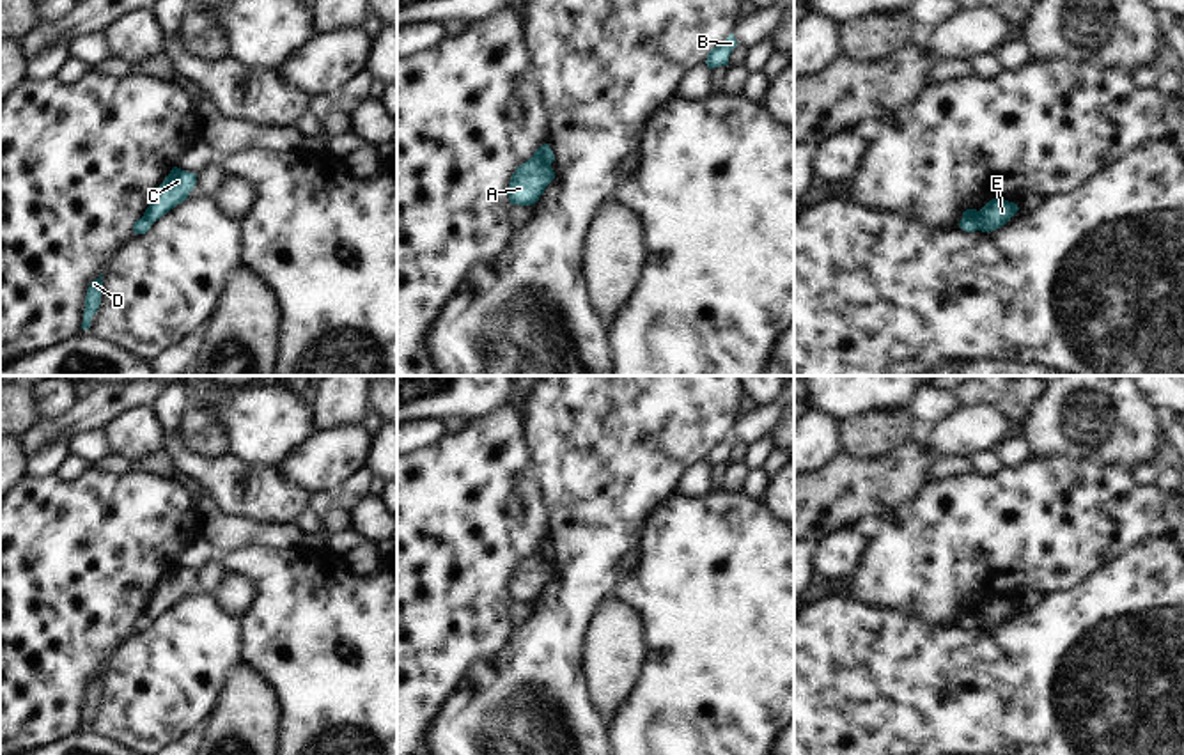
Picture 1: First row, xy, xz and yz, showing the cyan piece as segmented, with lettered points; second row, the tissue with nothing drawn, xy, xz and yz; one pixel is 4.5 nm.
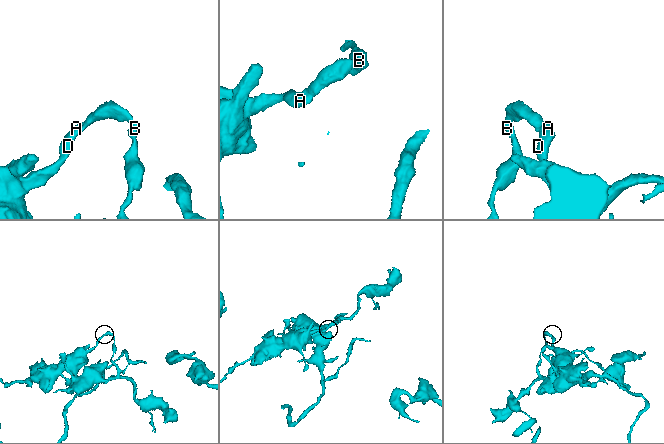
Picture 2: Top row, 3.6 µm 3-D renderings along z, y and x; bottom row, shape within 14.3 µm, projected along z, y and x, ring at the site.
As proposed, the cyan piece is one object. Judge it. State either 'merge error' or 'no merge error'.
merge error

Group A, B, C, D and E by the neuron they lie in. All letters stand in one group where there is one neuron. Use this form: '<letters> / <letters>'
A D E / B C

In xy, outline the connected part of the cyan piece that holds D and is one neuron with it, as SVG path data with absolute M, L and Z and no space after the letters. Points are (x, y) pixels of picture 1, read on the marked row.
M101 273L99 278L92 280L89 289L87 289L82 330L89 330L90 328L92 315L99 308L101 287L103 287L101 280L103 280L103 273Z

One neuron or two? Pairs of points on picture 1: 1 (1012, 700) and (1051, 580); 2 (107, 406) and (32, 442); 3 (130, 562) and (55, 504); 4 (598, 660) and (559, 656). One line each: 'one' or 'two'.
1: two
2: one
3: one
4: two

